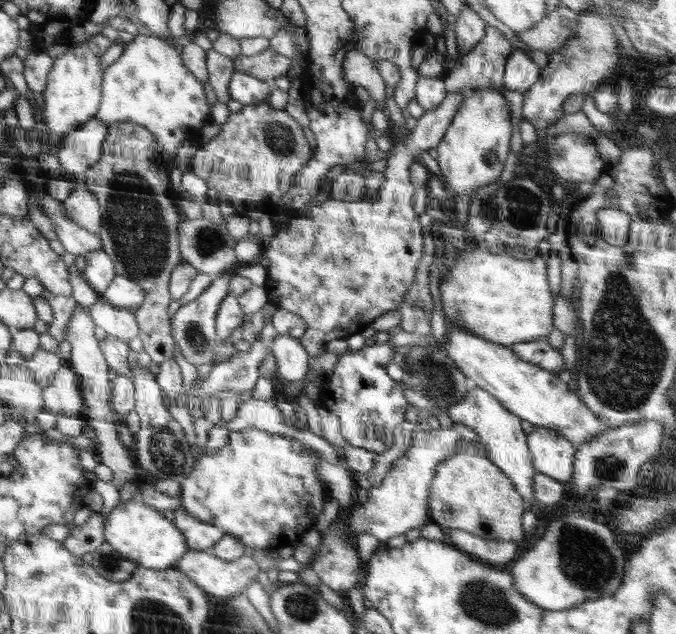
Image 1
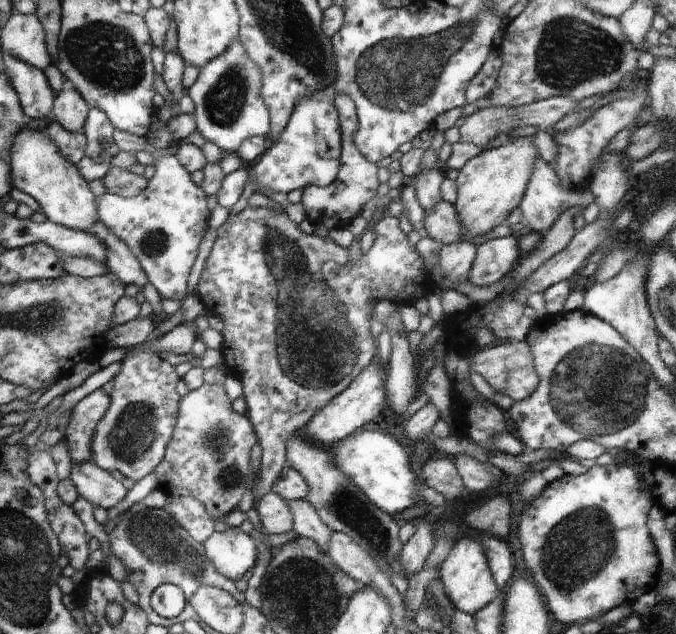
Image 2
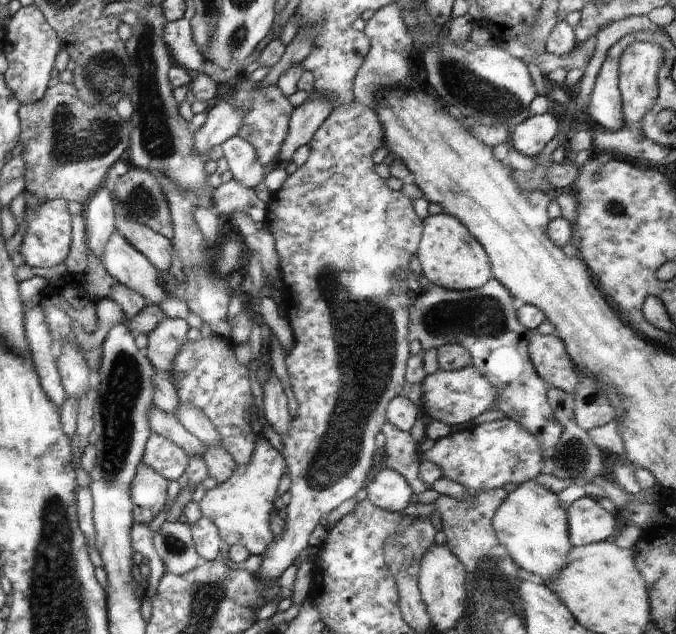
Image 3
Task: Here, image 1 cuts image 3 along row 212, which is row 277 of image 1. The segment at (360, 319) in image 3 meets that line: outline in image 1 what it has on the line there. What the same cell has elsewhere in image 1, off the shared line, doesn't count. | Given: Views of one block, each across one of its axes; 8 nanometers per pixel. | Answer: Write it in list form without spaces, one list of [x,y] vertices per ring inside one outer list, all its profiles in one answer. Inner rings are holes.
[[[466,91],[447,93],[436,108],[426,111],[417,119],[417,126],[411,130],[407,140],[404,138],[392,141],[390,151],[386,154],[387,167],[383,171],[386,182],[380,188],[378,200],[363,198],[338,202],[328,198],[312,207],[307,208],[306,205],[299,211],[302,214],[296,212],[287,215],[283,227],[264,249],[266,258],[270,260],[270,266],[267,267],[268,274],[263,284],[268,293],[268,303],[278,309],[293,312],[306,322],[306,332],[299,341],[310,358],[326,354],[325,346],[330,340],[338,338],[348,340],[379,316],[398,309],[404,300],[416,278],[417,266],[423,253],[423,227],[418,222],[417,212],[413,209],[416,188],[410,180],[409,168],[411,164],[419,162],[422,152],[435,148],[442,140],[447,126],[451,124],[466,95]]]

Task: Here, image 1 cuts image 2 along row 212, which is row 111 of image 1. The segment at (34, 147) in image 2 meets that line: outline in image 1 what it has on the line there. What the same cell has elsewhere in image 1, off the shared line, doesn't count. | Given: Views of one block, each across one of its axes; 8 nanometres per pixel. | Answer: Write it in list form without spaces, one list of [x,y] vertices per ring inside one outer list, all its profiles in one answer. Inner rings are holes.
[[[102,33],[93,35],[84,42],[67,41],[68,52],[53,59],[53,67],[48,73],[47,83],[43,90],[43,117],[54,136],[54,142],[61,144],[61,138],[73,131],[78,125],[84,124],[95,117],[102,96],[103,70],[102,55],[108,51],[111,42]]]

